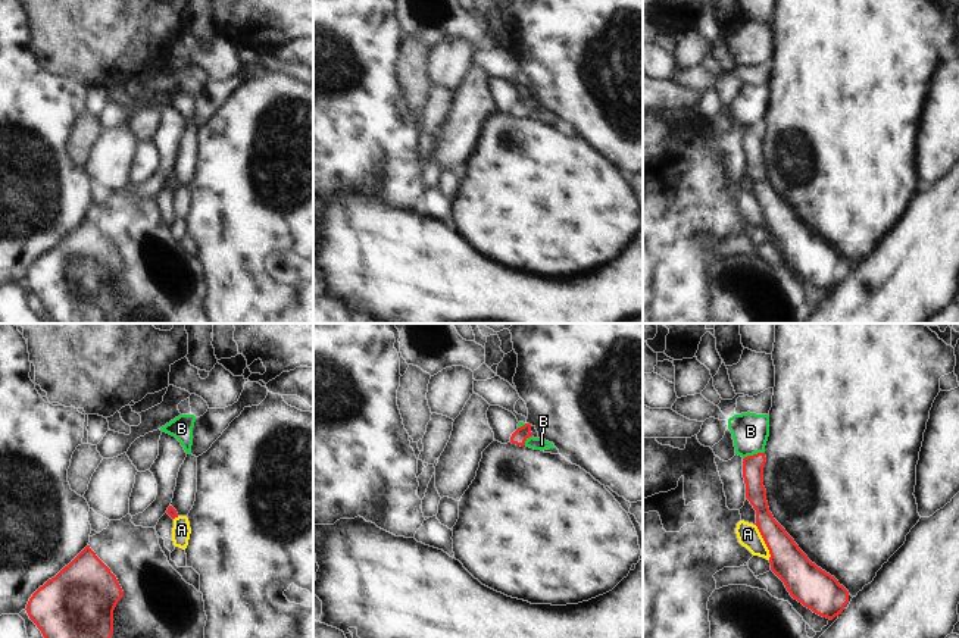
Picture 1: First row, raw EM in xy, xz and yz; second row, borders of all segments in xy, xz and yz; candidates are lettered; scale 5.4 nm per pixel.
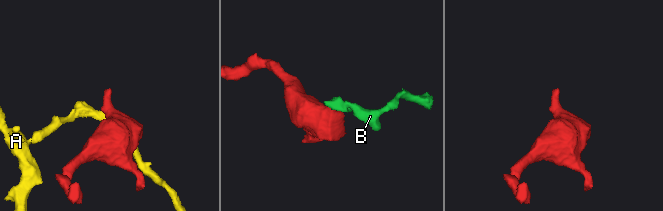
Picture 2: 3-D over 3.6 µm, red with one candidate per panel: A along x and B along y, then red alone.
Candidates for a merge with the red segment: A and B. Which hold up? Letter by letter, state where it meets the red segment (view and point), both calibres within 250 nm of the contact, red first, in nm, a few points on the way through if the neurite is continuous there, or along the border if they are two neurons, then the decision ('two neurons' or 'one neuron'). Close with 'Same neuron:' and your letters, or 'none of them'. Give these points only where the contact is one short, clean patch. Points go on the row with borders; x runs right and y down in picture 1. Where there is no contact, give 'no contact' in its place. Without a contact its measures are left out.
A: meets red in yz at (764, 540); 190 nm thick on the red side, 120 nm on the other; two neurons
B: meets red in yz at (753, 454); 110 nm thick on the red side, 200 nm on the other; border along yz (764, 452), (747, 454), (743, 459); two neurons
Same neuron: none of them

